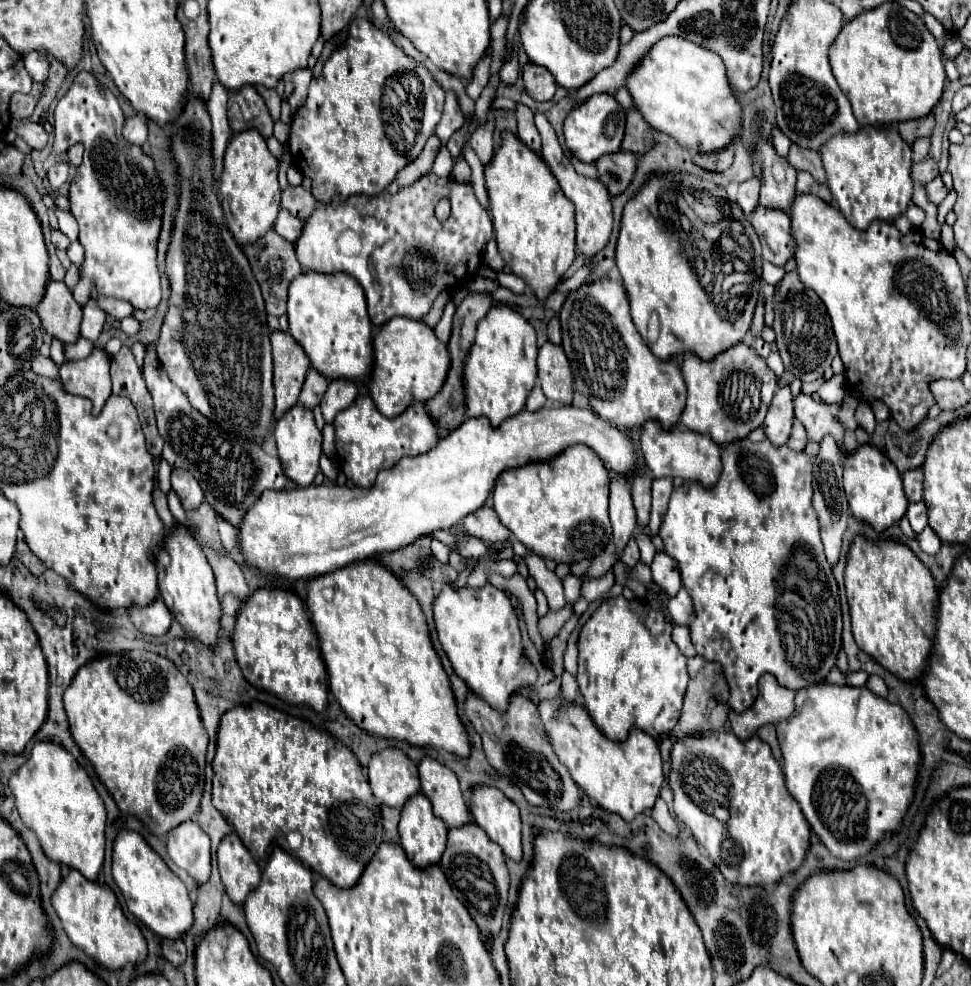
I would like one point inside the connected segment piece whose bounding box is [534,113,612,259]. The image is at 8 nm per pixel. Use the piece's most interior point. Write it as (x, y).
(593, 208)

